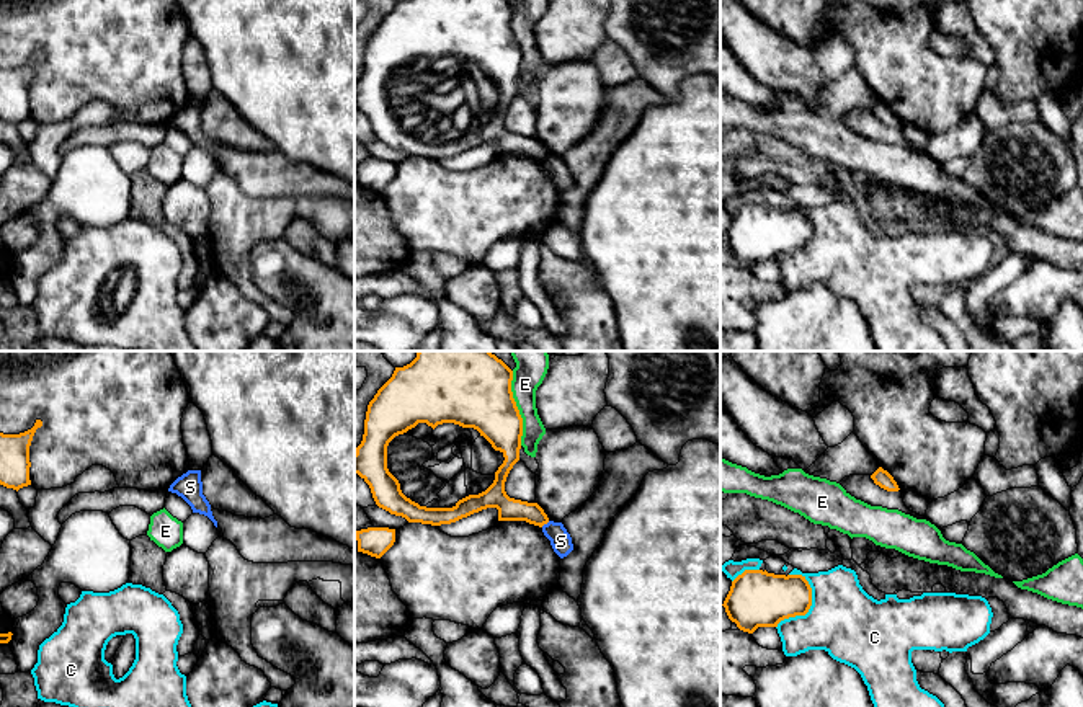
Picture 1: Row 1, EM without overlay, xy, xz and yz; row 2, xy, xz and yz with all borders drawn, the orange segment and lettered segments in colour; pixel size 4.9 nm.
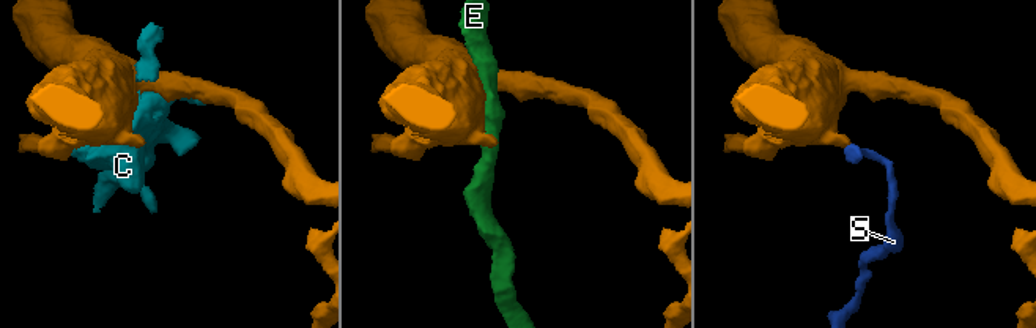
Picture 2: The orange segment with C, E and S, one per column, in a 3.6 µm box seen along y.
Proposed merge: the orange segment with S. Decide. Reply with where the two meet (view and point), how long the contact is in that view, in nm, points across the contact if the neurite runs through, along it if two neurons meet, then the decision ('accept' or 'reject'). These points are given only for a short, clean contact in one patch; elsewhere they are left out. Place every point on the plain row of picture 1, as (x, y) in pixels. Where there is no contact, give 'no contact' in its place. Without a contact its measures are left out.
meets orange in xz at (544, 157); contact 50 nm long; border along xz (549, 155), (541, 160); reject

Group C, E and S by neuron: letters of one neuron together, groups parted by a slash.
C / E / S

